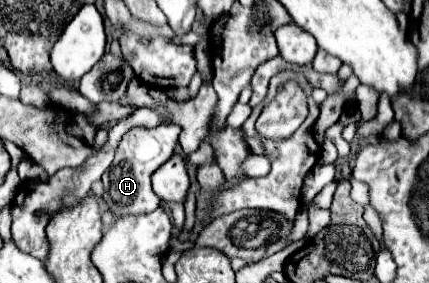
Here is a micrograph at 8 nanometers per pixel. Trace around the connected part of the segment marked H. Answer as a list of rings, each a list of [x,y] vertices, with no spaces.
[[[160,125],[158,129],[136,127],[124,135],[124,141],[116,149],[112,167],[102,175],[102,183],[104,183],[102,197],[116,217],[150,213],[160,207],[160,199],[152,191],[150,177],[158,167],[162,167],[174,155],[178,133],[180,133],[178,125]]]

